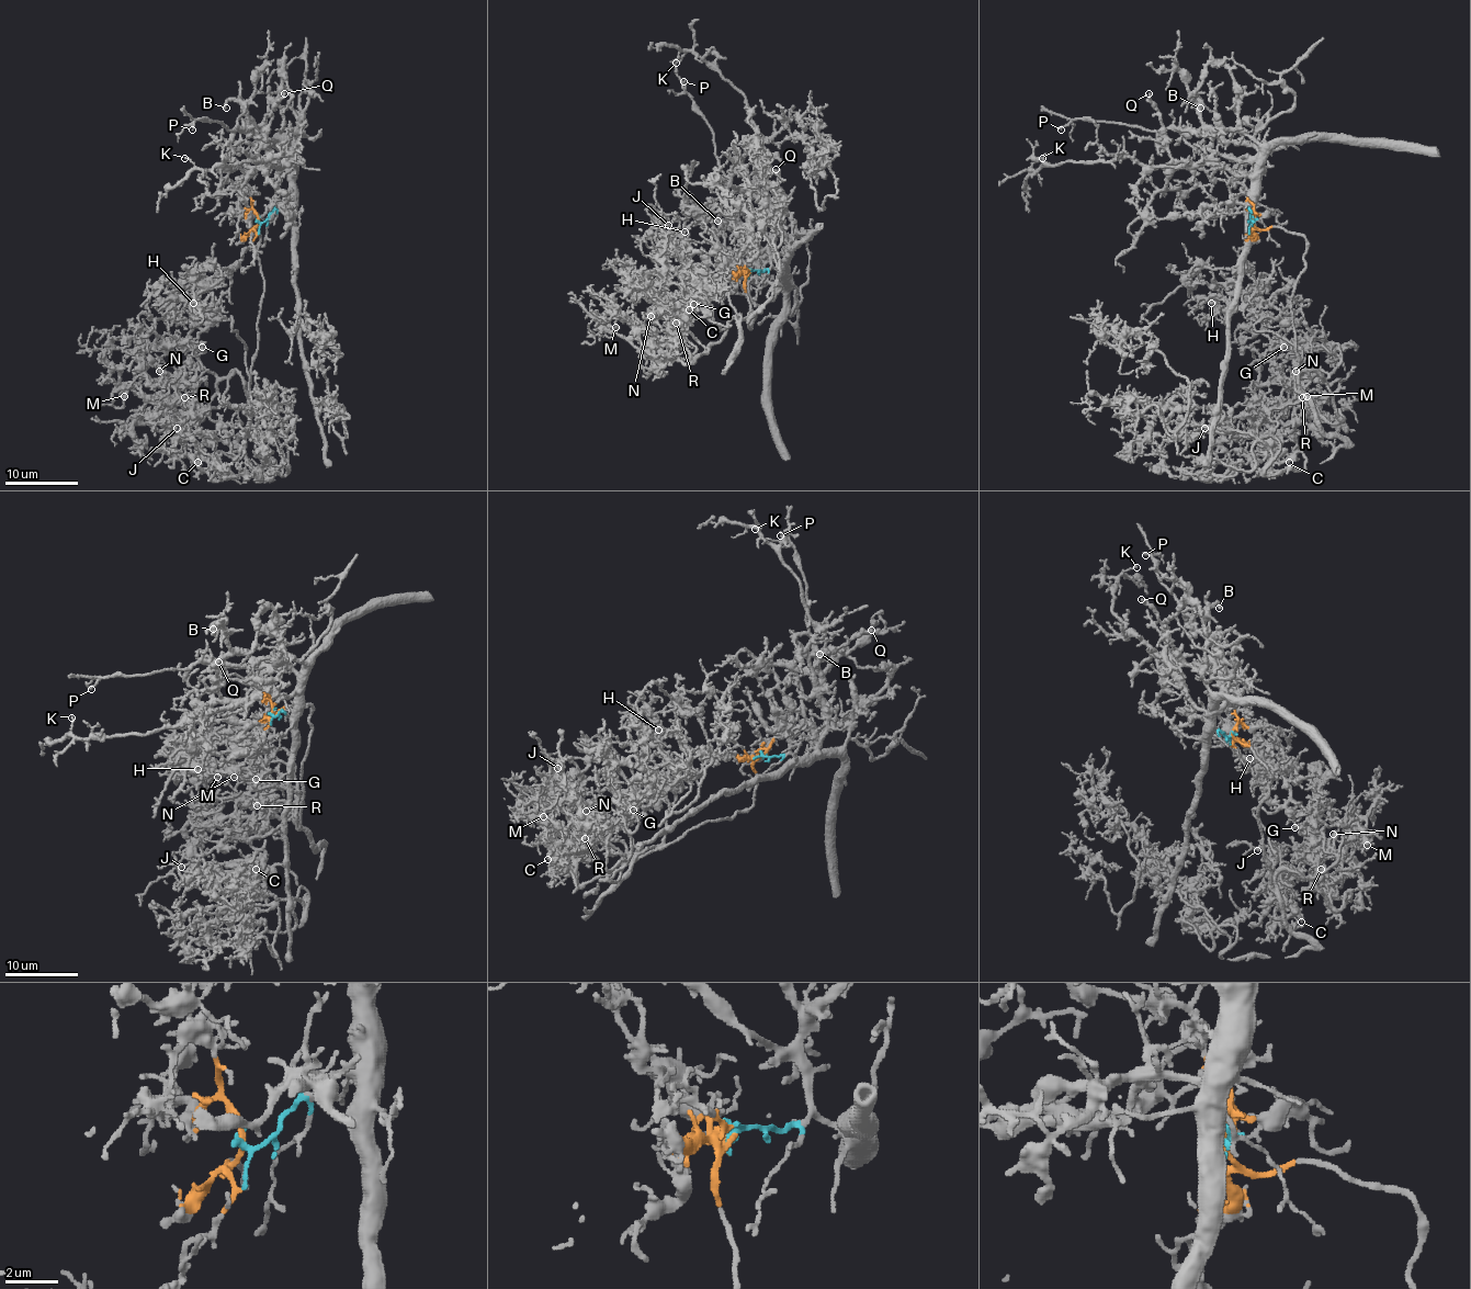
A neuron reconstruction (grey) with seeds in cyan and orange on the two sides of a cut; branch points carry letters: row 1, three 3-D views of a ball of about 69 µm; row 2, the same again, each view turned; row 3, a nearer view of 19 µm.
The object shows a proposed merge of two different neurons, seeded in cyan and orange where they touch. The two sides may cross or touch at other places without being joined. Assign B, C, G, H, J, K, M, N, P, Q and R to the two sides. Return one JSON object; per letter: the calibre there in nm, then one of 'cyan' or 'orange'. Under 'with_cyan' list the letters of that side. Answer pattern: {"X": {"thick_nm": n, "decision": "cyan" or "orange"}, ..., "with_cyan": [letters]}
{"B": {"thick_nm": 240, "decision": "cyan"}, "C": {"thick_nm": 150, "decision": "orange"}, "G": {"thick_nm": 130, "decision": "orange"}, "H": {"thick_nm": 160, "decision": "orange"}, "J": {"thick_nm": 130, "decision": "orange"}, "K": {"thick_nm": 120, "decision": "cyan"}, "M": {"thick_nm": 150, "decision": "orange"}, "N": {"thick_nm": 480, "decision": "orange"}, "P": {"thick_nm": 140, "decision": "cyan"}, "Q": {"thick_nm": 200, "decision": "cyan"}, "R": {"thick_nm": 160, "decision": "orange"}, "with_cyan": ["B", "K", "P", "Q"]}

